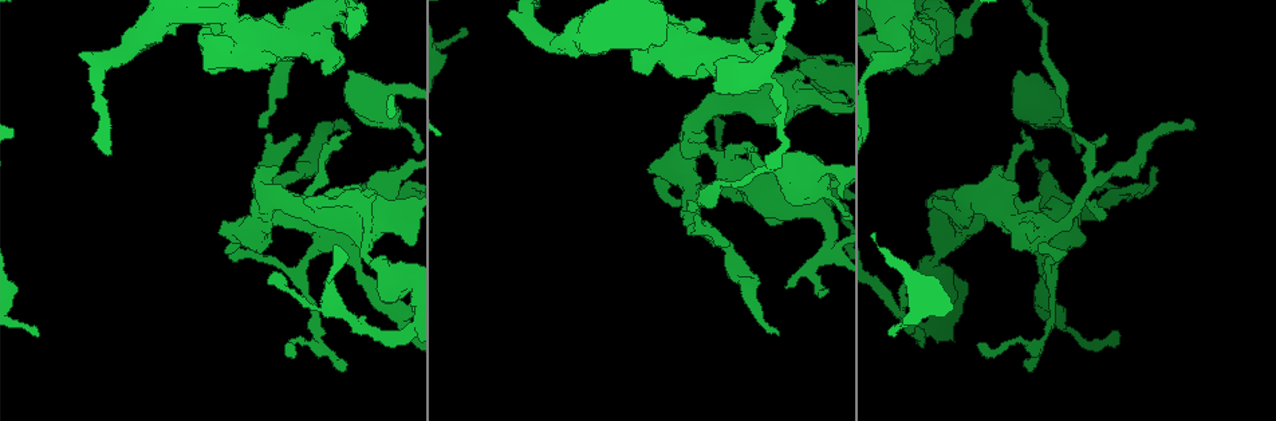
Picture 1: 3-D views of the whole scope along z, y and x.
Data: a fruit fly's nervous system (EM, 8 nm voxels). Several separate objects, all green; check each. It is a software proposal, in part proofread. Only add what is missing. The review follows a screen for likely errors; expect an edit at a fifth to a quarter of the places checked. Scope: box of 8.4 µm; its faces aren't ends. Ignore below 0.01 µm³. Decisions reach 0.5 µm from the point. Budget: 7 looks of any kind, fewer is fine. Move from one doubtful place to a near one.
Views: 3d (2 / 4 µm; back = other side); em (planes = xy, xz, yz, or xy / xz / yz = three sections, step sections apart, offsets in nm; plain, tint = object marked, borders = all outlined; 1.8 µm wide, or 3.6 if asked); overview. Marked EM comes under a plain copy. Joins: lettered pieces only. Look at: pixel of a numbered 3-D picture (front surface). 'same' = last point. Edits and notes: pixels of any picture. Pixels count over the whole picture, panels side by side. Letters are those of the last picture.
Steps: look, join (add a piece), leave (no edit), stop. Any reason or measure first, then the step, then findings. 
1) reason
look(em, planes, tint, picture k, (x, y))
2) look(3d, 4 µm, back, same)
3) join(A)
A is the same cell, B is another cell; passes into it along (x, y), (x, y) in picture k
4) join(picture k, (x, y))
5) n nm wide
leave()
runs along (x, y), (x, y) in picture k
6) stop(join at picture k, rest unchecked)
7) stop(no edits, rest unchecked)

sudden change in width
look(3d, 4 µm, picture 1, (342, 240))

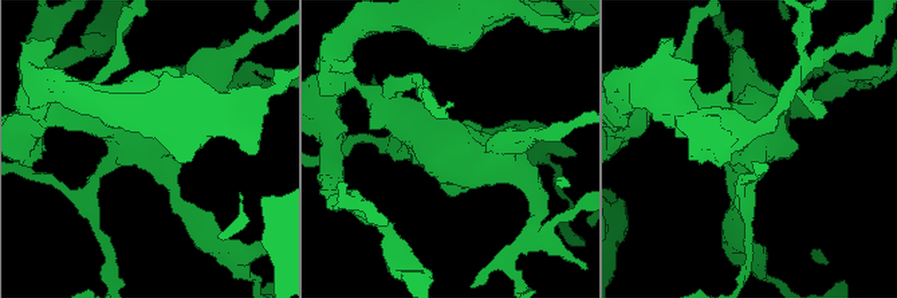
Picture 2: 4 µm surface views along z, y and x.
shape alone is not enough
look(em, 3.6 µm, planes, borders, picture 2, (153, 146))

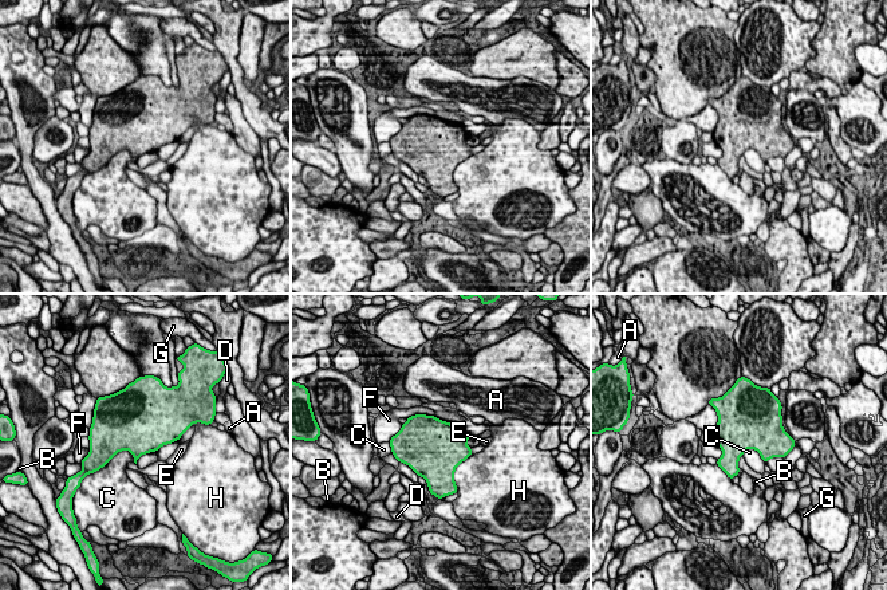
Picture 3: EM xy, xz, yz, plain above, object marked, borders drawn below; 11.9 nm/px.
leave()
A, B, C, D, E, F, G and H are other cells; border along (134, 457), (118, 451), (101, 468) in picture 3; no lettered piece goes on from it

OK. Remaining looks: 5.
free end
look(3d, 4 µm, picture 1, (1071, 124))

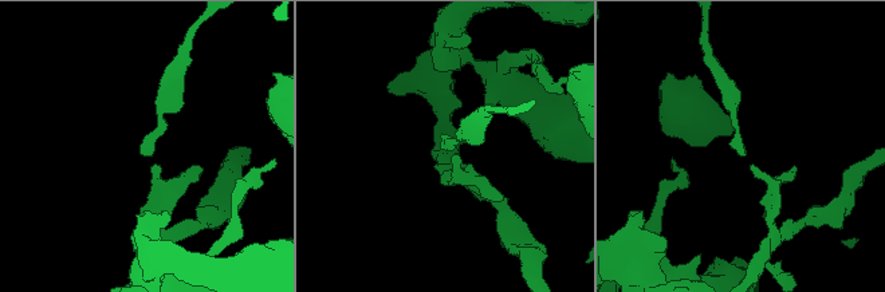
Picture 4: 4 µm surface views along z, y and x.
now the EM
look(em, planes, borders, picture 4, (443, 148))

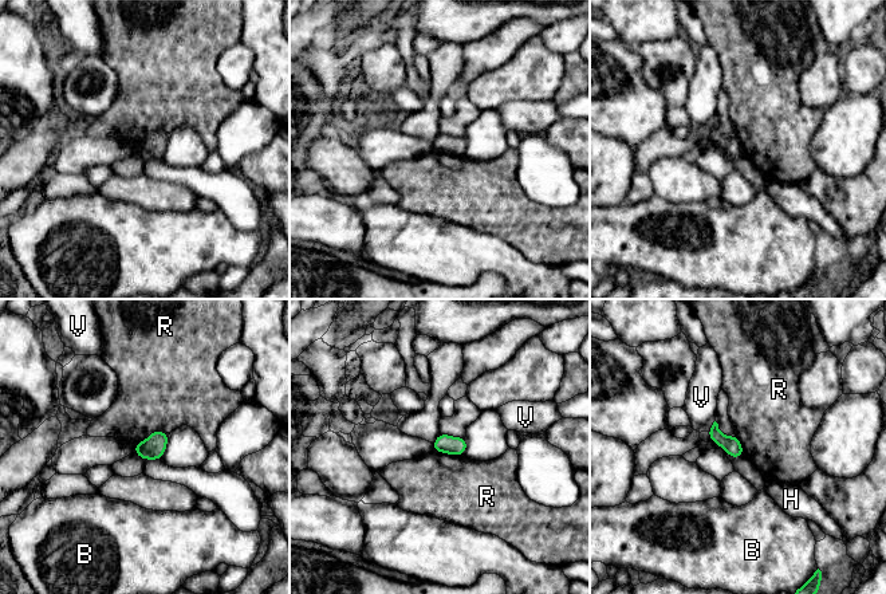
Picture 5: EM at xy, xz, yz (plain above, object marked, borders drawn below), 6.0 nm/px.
leave()
B, H, R and V are other cells; border along (168, 435), (153, 431), (133, 447) in picture 5; none of them fits

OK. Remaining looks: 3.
abrupt turn
look(em, yz, step 4, tint, picture 1, (815, 167))

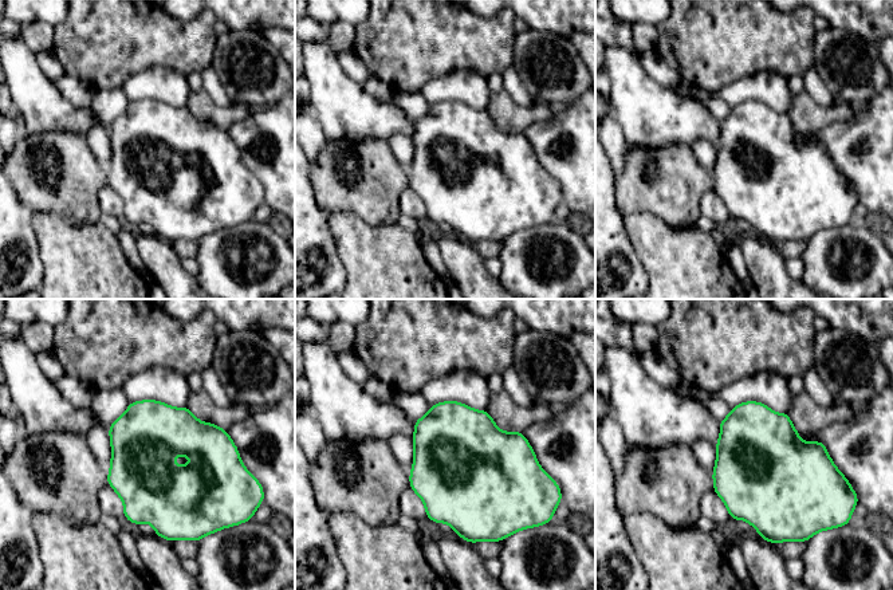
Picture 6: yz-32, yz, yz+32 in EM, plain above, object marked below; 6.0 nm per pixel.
look(em, planes, borders, same)

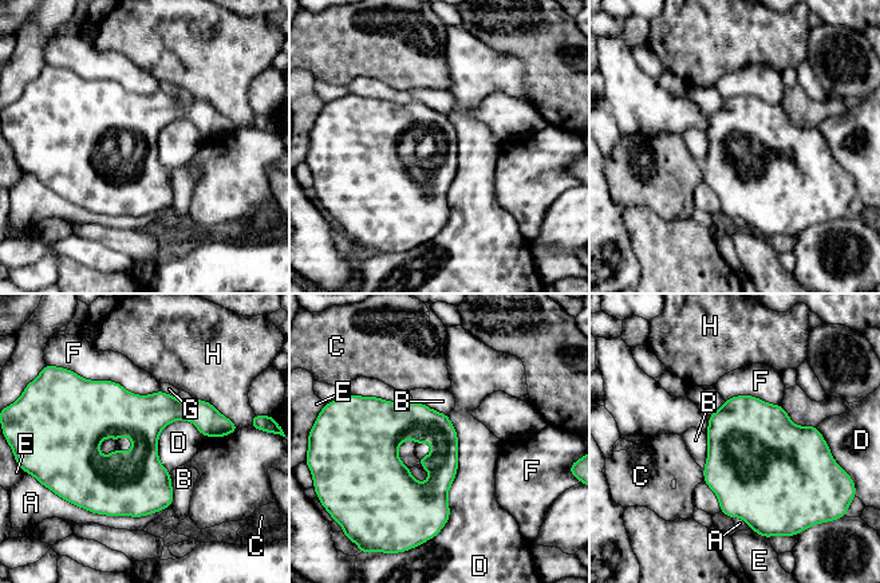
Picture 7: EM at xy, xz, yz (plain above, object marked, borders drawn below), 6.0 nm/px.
leave()
A, B, C, D, E, F, G and H are other cells; no lettered piece goes on from it

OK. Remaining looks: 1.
stop(no edits, rest unchecked)

